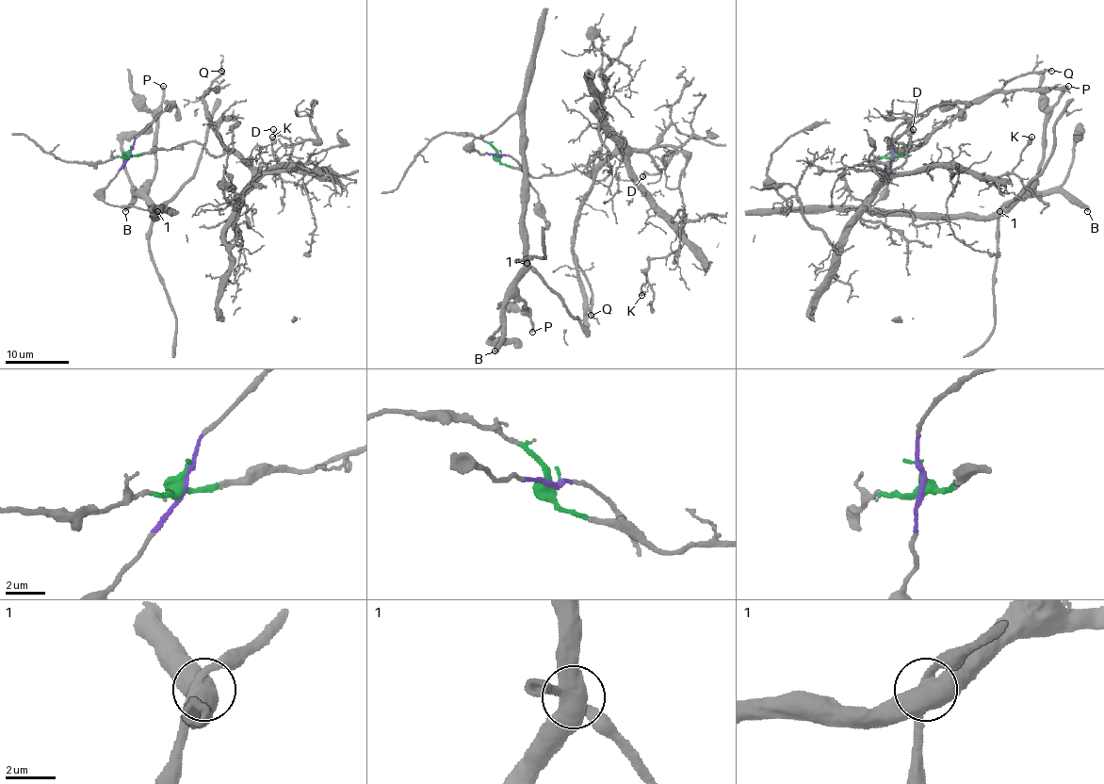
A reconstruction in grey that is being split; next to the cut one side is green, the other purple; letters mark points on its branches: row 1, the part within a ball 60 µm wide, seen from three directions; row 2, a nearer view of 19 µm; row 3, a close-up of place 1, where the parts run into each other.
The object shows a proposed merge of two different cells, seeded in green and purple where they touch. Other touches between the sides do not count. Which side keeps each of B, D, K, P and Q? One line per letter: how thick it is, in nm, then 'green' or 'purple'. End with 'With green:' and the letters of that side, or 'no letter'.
B: 480 nm | purple
D: 280 nm | green
K: 440 nm | green
P: 280 nm | purple
Q: 300 nm | green
With green: D, K, Q

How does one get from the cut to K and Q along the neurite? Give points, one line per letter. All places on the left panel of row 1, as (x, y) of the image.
K: (129, 155), (197, 141), (213, 155), (234, 153), (254, 173), (301, 167), (313, 176), (283, 181), (271, 137)
Q: (129, 155), (197, 141), (213, 155), (219, 155), (222, 139), (211, 125), (203, 92), (222, 73), (220, 70)

